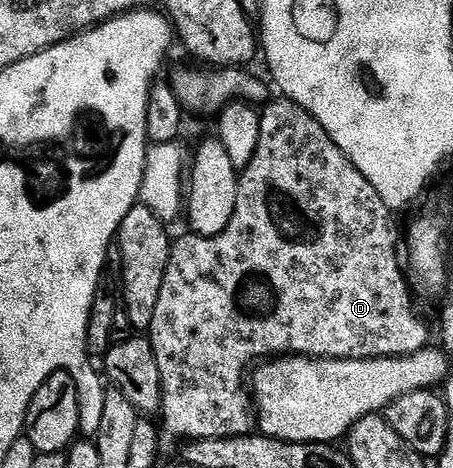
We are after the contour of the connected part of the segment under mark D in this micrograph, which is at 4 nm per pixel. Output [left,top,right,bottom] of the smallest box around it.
[150,99,429,442]

